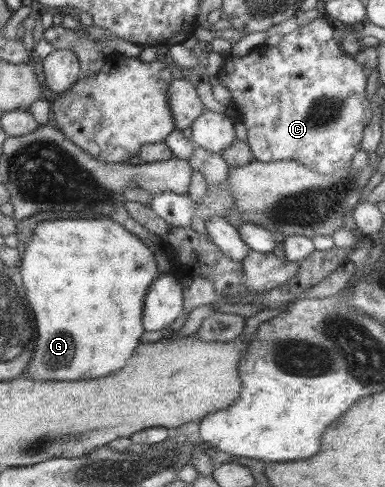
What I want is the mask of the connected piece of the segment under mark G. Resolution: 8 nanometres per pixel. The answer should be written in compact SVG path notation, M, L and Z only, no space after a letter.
M63 219L63 221L43 221L39 223L30 235L29 242L21 246L20 260L17 267L20 270L22 287L25 287L25 297L29 301L29 307L33 311L35 329L37 329L37 343L33 349L33 355L24 367L22 375L31 381L81 381L81 379L93 379L93 377L112 374L121 369L131 355L131 351L140 345L140 336L145 332L155 332L175 321L181 315L183 303L183 287L171 273L160 273L156 268L153 253L129 231L112 219Z

